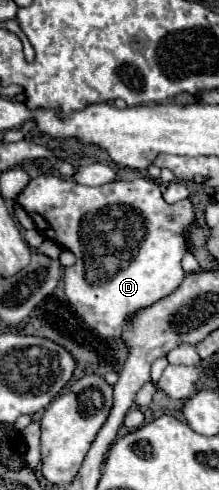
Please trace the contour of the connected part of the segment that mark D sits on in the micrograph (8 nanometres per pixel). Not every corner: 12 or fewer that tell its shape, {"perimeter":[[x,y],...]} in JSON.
{"perimeter":[[42,173],[16,201],[78,257],[64,293],[122,339],[184,279],[192,203]]}

